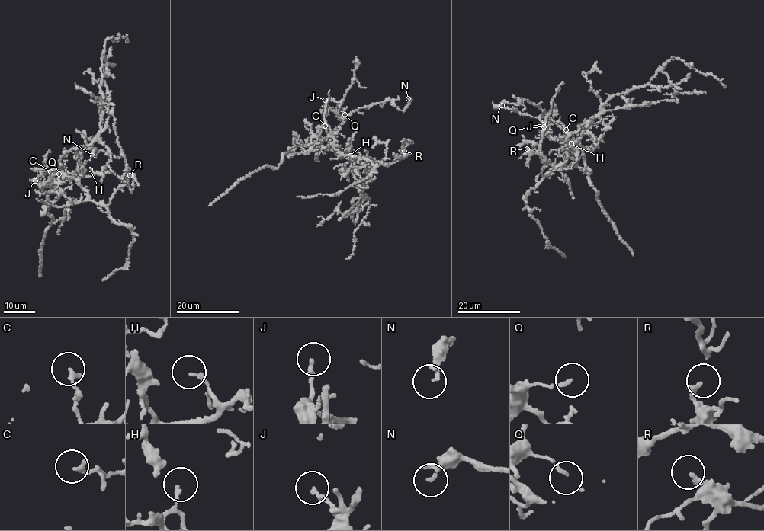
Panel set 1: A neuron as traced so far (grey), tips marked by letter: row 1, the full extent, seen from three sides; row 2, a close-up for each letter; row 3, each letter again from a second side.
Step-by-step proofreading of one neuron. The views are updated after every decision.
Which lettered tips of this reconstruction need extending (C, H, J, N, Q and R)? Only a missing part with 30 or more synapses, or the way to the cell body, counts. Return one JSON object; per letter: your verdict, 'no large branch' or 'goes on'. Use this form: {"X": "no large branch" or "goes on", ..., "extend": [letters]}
{"C": "no large branch", "H": "no large branch", "J": "no large branch", "N": "no large branch", "Q": "no large branch", "R": "no large branch", "extend": []}

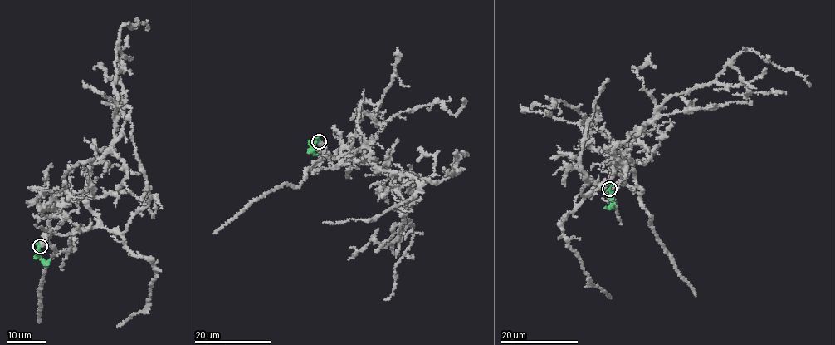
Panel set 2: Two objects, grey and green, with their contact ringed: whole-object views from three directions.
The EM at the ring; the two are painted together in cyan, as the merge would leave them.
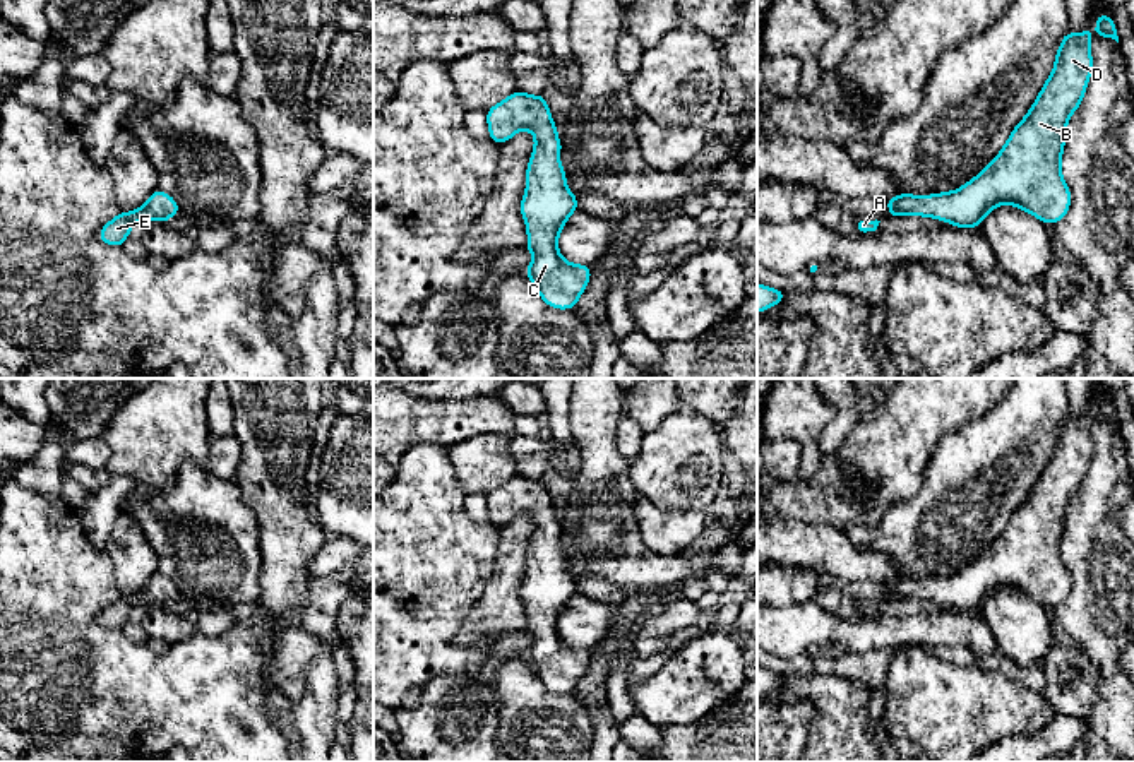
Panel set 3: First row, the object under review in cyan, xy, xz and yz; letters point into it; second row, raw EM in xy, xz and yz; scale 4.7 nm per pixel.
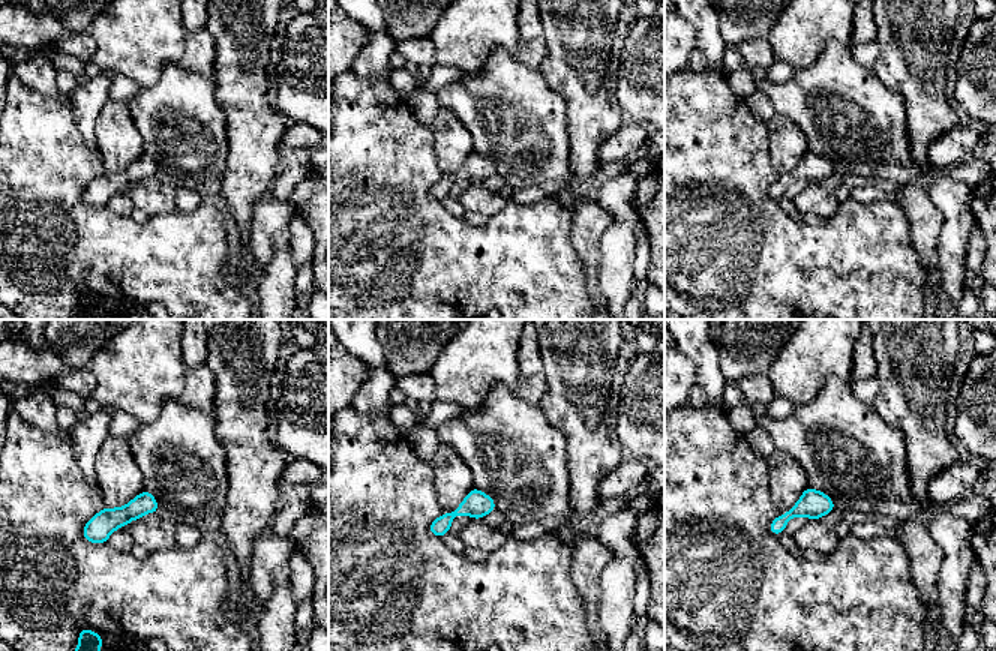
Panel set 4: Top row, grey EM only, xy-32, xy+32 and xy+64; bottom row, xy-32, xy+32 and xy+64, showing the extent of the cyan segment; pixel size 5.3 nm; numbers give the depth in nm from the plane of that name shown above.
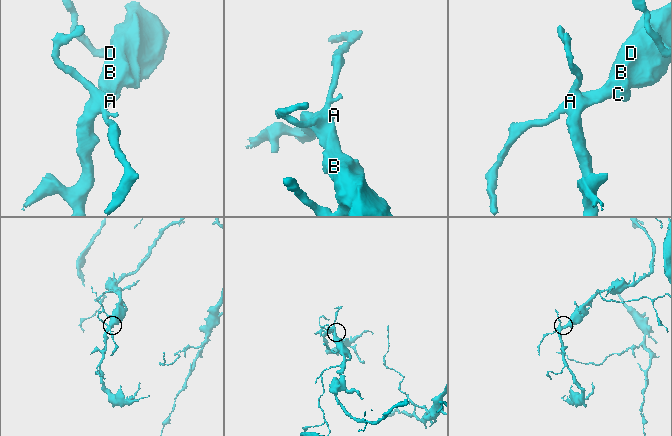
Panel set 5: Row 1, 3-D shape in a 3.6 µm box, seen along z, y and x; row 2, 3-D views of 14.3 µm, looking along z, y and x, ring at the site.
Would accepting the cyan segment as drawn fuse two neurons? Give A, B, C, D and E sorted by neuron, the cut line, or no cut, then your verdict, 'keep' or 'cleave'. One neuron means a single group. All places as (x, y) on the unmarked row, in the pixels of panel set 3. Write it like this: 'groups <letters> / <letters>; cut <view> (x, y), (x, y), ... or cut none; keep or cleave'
groups A B C D E; cut none; keep

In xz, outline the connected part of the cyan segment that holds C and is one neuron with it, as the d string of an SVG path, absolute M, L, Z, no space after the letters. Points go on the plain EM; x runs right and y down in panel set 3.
M516 474L486 493L486 505L490 522L498 529L521 514L529 514L534 521L519 589L528 615L524 632L533 637L524 656L548 690L574 692L589 666L591 651L570 647L558 635L560 613L577 594L577 580L567 572L558 543L562 527L546 483Z

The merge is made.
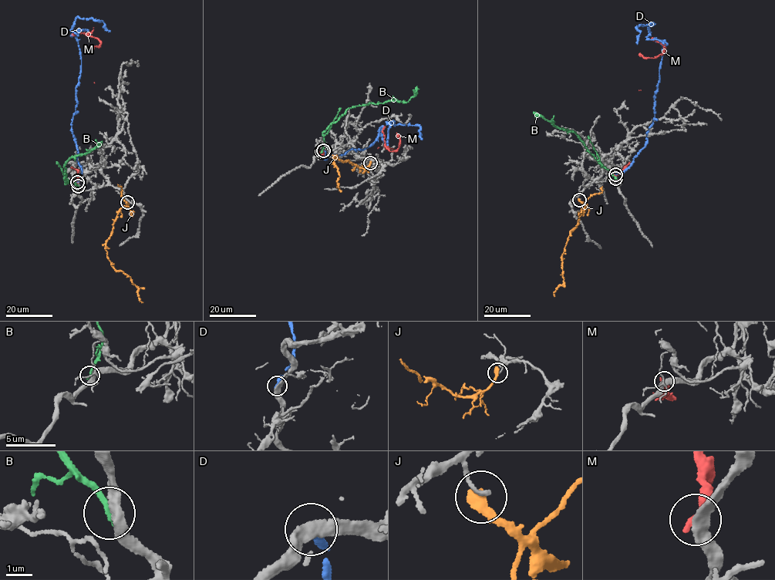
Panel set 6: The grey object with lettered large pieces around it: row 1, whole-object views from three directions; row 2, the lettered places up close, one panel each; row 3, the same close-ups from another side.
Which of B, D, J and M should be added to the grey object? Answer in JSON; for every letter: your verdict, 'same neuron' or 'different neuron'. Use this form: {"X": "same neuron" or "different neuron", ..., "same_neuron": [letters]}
{"B": "different neuron", "D": "different neuron", "J": "different neuron", "M": "different neuron", "same_neuron": []}

